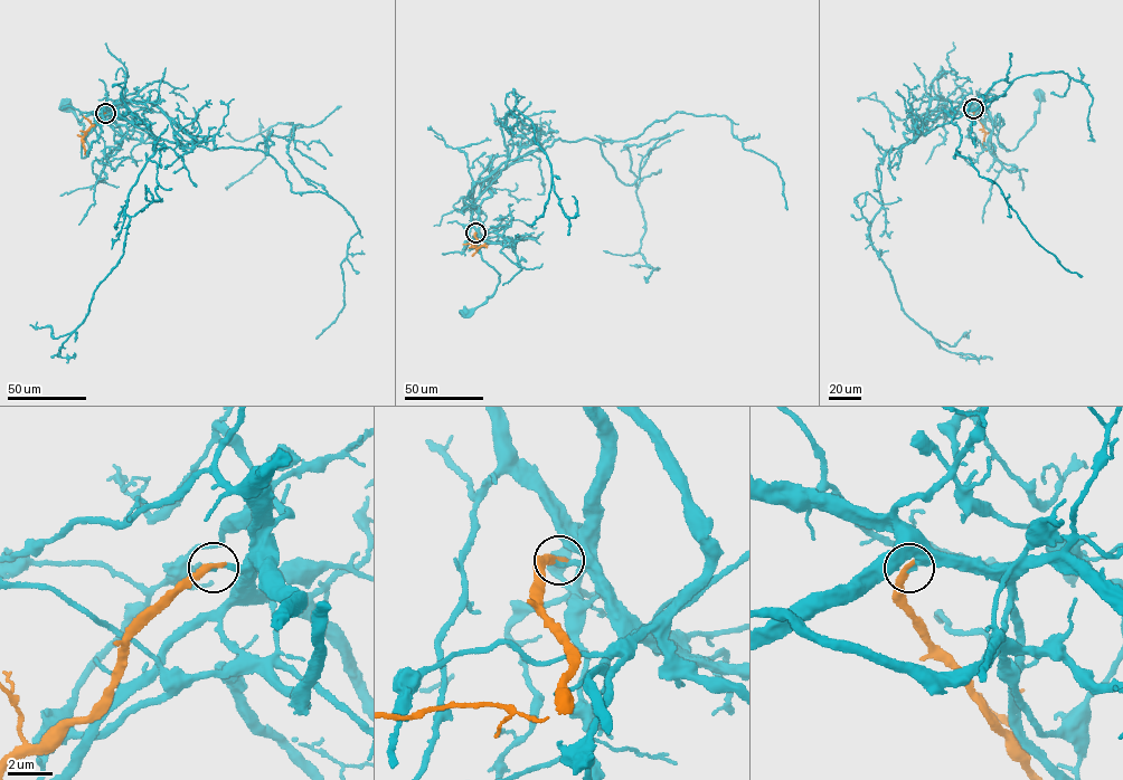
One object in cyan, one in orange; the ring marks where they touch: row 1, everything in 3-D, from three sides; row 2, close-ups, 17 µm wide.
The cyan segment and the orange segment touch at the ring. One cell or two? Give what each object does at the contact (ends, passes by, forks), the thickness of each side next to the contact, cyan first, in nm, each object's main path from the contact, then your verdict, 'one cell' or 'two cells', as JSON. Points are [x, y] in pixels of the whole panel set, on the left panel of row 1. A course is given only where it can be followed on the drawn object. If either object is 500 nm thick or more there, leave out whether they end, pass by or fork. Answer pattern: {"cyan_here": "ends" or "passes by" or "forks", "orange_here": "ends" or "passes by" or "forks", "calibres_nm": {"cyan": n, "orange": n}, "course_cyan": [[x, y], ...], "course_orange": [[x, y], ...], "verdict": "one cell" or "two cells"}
{"cyan_here": "ends", "orange_here": "ends", "calibres_nm": {"cyan": 240, "orange": 360}, "course_cyan": [[104, 113], [83, 142], [84, 158], [88, 146], [82, 133], [84, 126], [64, 105]], "course_orange": [[104, 113], [82, 139], [84, 154]], "verdict": "one cell"}

